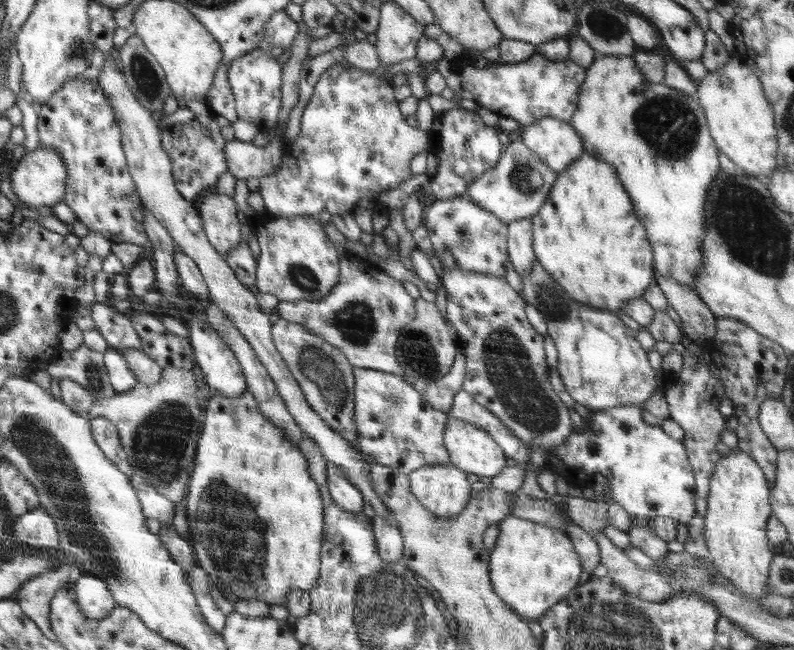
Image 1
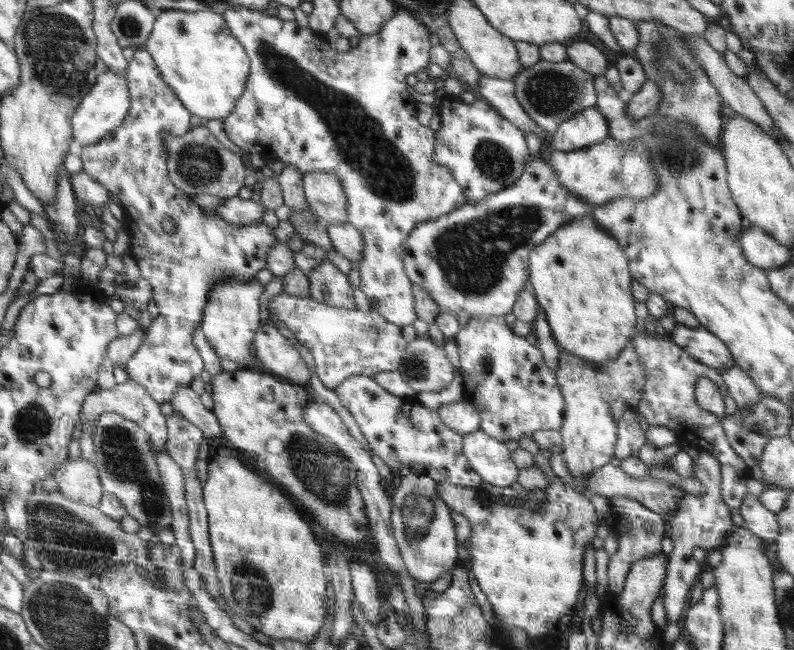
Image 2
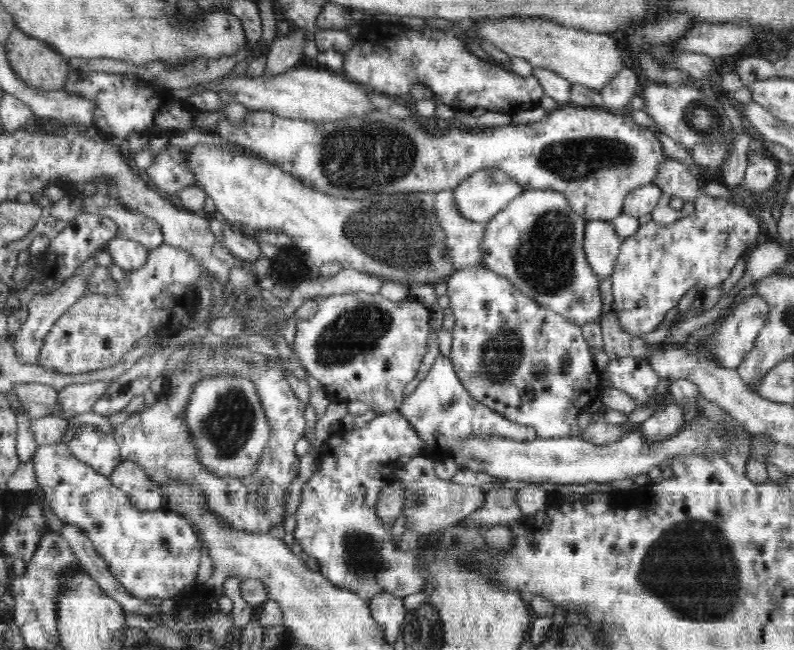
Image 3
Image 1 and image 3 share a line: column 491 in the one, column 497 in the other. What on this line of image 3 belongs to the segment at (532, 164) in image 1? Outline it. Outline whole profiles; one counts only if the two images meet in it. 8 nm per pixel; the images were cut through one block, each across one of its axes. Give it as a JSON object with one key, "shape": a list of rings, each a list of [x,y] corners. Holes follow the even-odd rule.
{"shape":[[[482,168],[453,190],[454,204],[464,218],[486,223],[522,191],[524,188],[505,172]]]}

